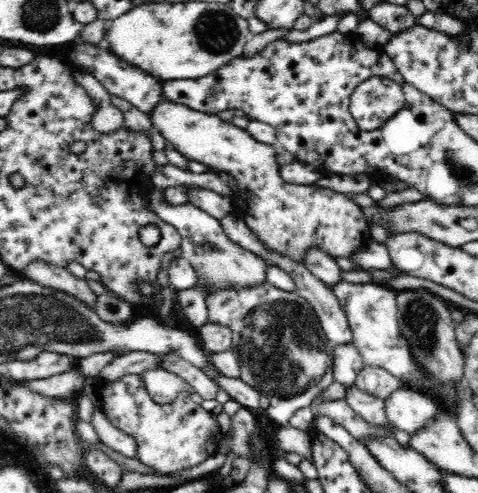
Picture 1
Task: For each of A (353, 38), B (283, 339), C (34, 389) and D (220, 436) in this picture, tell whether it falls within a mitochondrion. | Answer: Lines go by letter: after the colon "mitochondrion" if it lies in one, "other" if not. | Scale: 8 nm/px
A: other
B: mitochondrion
C: other
D: other

